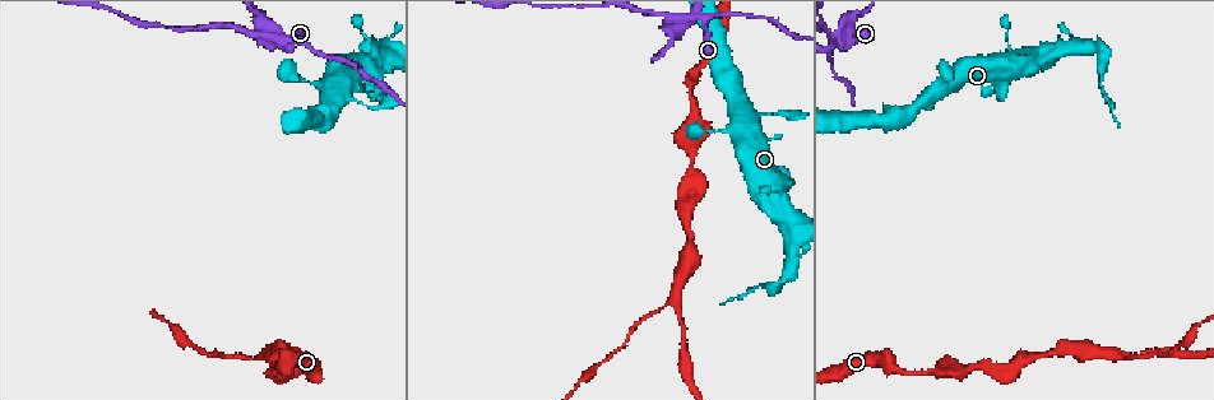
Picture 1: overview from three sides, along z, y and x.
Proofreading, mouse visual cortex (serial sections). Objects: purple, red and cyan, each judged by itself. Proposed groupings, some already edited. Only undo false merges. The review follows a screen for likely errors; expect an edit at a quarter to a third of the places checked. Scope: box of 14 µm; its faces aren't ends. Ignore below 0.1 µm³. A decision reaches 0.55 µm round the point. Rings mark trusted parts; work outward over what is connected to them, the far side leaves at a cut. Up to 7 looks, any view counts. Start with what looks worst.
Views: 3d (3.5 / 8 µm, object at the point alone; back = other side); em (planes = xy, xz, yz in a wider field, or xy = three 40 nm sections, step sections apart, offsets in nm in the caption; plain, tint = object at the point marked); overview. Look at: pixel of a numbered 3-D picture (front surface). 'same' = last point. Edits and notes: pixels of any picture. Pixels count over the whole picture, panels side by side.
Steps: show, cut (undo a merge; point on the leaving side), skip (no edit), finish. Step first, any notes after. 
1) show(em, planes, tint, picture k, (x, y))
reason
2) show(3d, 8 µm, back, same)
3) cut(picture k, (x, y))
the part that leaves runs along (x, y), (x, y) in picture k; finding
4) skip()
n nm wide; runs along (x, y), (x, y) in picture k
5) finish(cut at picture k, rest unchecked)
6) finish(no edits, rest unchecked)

show(3d, 3.5 µm, picture 1, (1114, 353))
thick turns thin

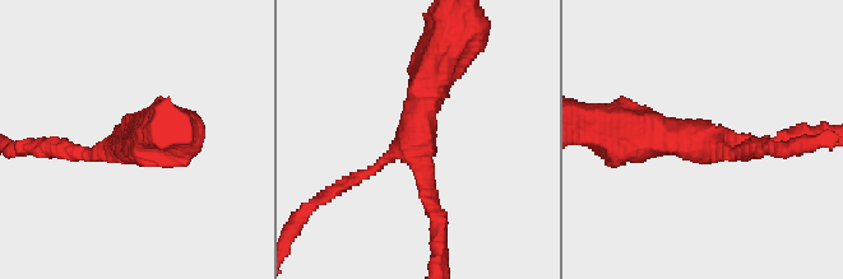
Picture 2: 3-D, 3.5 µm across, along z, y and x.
show(em, xy, step 1, tint, picture 2, (407, 143))
3 arms; arms of 150, 200, 500 nm; now the EM

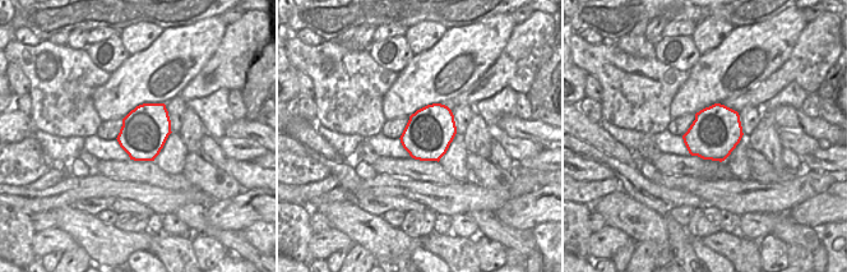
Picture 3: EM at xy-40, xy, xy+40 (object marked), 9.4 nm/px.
skip()
runs along (629, 136), (782, 140) in picture 2; all the same cell

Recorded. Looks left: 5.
show(3d, 3.5 µm, back, picture 1, (837, 37))
abrupt turn

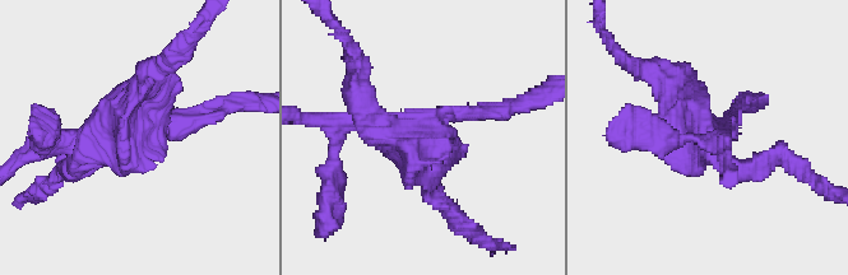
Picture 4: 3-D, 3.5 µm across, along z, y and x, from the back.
show(em, xy, step 2, tint, picture 4, (109, 134))

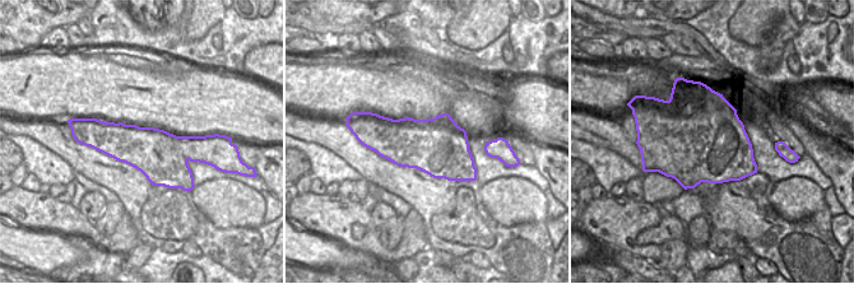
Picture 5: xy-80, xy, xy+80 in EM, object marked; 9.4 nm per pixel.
cut(picture 4, (445, 158))
550 nm wide; border along (175, 136), (175, 144), (188, 159) in picture 5; two cells meet here

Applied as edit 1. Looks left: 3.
show(overview)

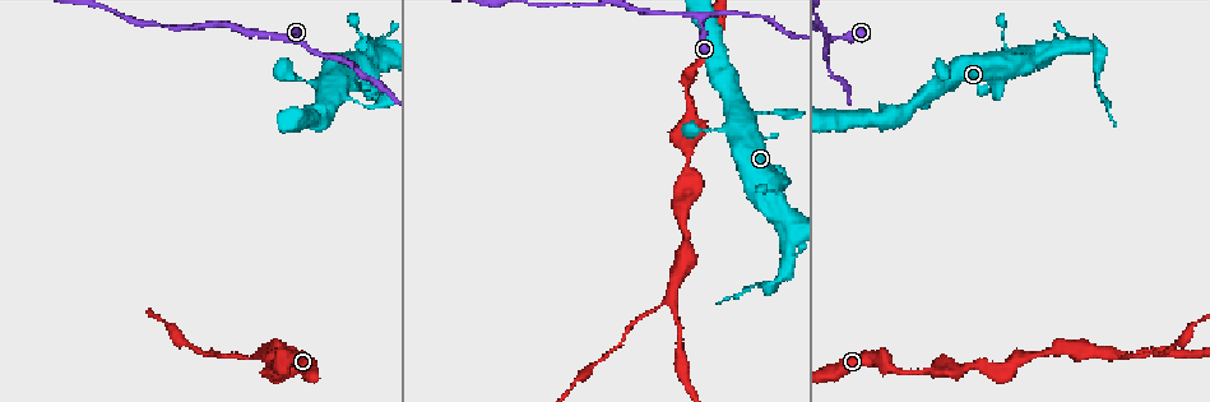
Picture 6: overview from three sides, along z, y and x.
show(3d, 3.5 µm, picture 6, (1082, 45))
sudden change in width

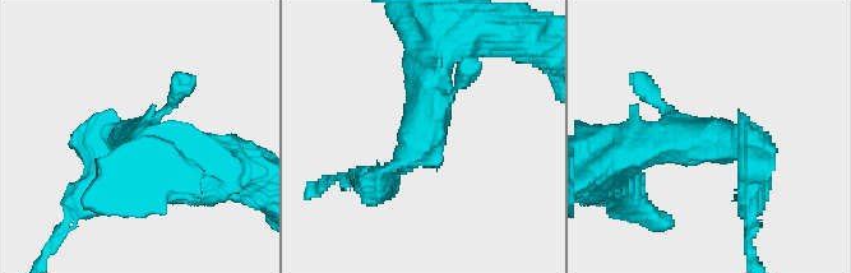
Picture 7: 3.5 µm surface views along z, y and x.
show(em, xy, step 1, tint, picture 7, (706, 142))

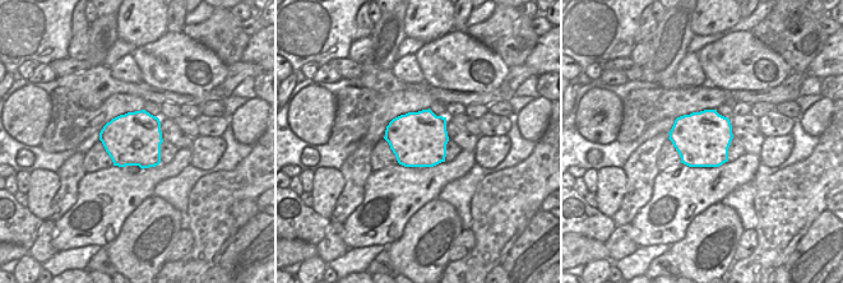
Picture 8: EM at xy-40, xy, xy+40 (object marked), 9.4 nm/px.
cut(picture 7, (766, 176))
the part that leaves runs along (741, 146), (752, 158), (752, 251) in picture 7; a second cell is stuck on

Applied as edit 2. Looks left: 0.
finish(cut at picture 4, cut at picture 7, rest unchecked)

